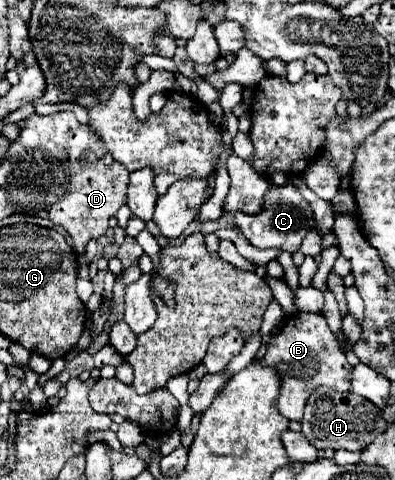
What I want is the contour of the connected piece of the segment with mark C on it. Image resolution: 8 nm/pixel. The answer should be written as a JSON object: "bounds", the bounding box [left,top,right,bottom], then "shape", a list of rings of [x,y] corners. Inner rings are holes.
{"bounds":[234,182,316,254],"shape":[[[288,182],[286,186],[270,184],[270,192],[266,196],[262,212],[256,216],[236,212],[234,224],[242,230],[242,234],[246,236],[246,240],[252,246],[256,246],[256,248],[280,248],[280,250],[286,250],[290,254],[300,250],[300,242],[310,228],[316,230],[312,210],[306,204],[306,200],[302,198],[302,194],[292,186],[292,182]]]}

